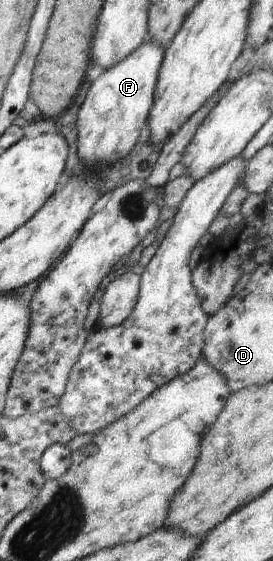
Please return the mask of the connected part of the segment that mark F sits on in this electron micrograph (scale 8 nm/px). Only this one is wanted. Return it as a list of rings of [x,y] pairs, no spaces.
[[[147,40],[130,56],[106,69],[91,83],[78,110],[77,155],[84,166],[114,165],[125,159],[136,146],[142,128],[146,126],[165,49]]]

